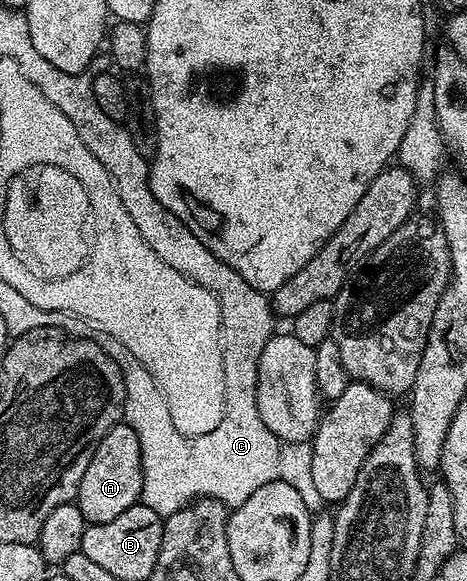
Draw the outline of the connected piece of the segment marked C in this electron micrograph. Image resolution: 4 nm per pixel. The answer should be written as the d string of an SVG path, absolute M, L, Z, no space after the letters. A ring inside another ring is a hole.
M124 128L120 132L120 137L88 137L88 147L111 173L123 206L142 231L142 239L150 243L158 259L174 265L179 273L186 275L198 285L206 286L209 291L219 296L222 315L220 327L224 339L224 370L226 371L226 415L222 423L213 433L207 433L201 437L184 437L170 419L170 407L166 407L166 399L162 391L142 393L140 389L136 389L138 359L134 359L130 347L126 347L126 343L112 345L110 359L114 359L114 363L122 371L126 387L122 421L123 424L131 427L134 435L138 435L138 443L142 447L140 458L144 468L144 486L140 492L140 501L162 518L174 515L174 511L186 507L198 497L213 497L221 501L223 505L235 507L246 503L246 499L250 499L250 495L254 495L258 487L266 487L266 483L280 477L279 457L282 442L273 435L270 427L266 427L266 423L262 423L262 415L258 413L258 361L262 359L262 347L266 347L266 343L274 336L272 303L269 294L259 293L254 287L250 287L250 283L246 283L246 279L242 279L242 275L238 275L234 267L222 263L222 259L218 259L218 255L214 255L214 251L210 251L210 247L206 247L206 243L202 243L202 239L198 239L198 235L194 235L190 227L182 223L182 219L166 211L166 207L162 207L162 203L154 199L154 191L148 182L149 158L140 156L136 167L130 167L130 153L128 153L130 149L108 149L108 145L126 145L128 138L127 128Z

